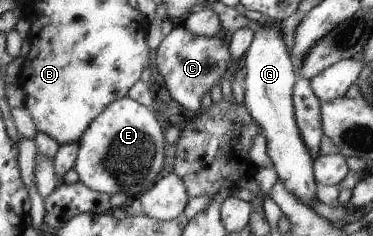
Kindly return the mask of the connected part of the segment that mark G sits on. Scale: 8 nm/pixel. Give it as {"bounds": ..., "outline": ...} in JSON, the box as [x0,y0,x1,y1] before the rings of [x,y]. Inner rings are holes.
{"bounds":[243,27,318,211],"outline":[[[259,27],[254,31],[253,41],[243,57],[246,71],[244,81],[244,104],[252,118],[262,129],[267,140],[267,155],[271,157],[278,180],[285,185],[311,211],[318,204],[317,187],[314,178],[314,162],[307,145],[303,143],[294,116],[292,89],[298,80],[295,65],[291,63],[283,33],[273,27]]]}

